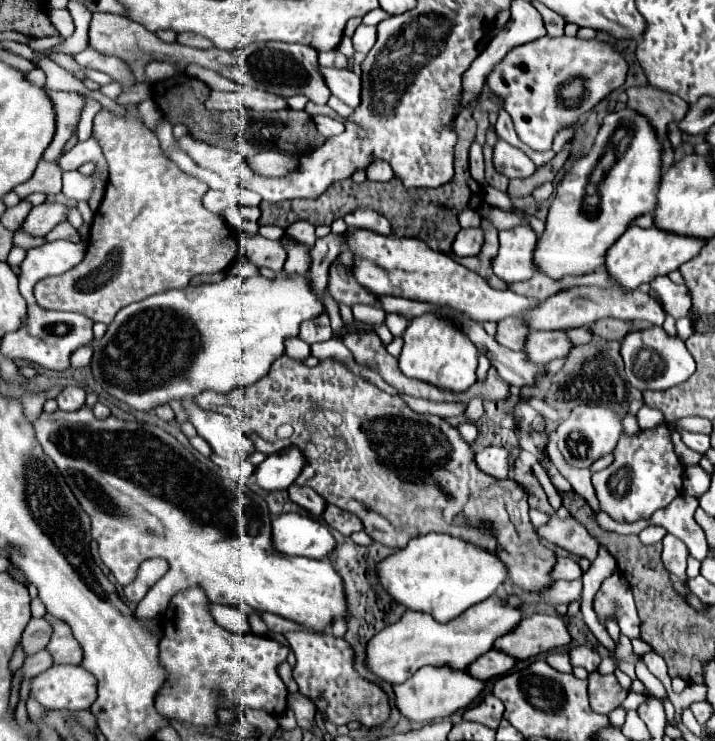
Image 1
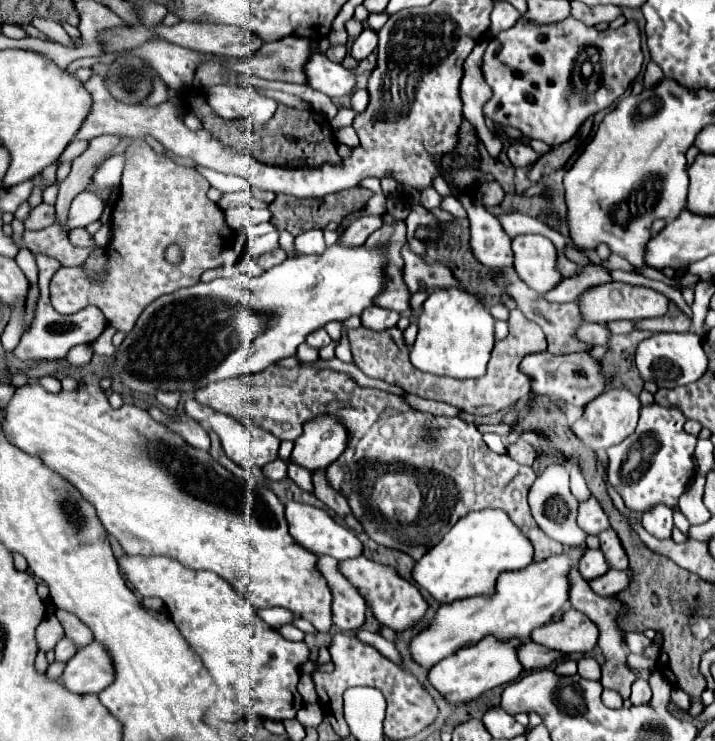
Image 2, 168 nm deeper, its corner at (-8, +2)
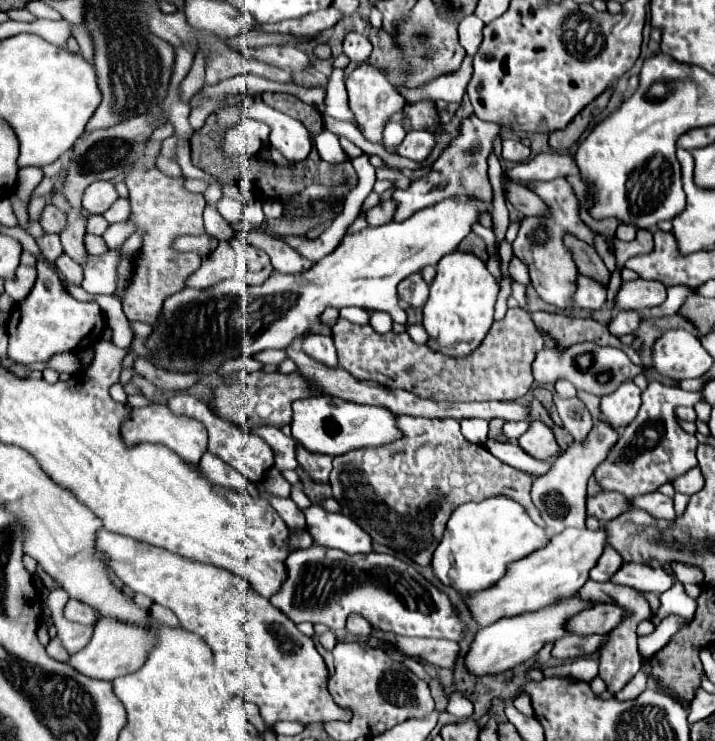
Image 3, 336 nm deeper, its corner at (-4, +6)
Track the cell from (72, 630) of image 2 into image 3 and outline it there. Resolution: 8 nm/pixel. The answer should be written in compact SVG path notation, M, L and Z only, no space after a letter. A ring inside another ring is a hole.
M77 600L67 602L65 618L71 622L97 622L97 614L91 612L91 608L87 604L81 604Z

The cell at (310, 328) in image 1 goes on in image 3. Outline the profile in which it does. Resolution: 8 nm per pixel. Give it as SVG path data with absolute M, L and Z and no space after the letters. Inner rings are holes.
M309 332L307 336L301 338L301 350L307 352L311 358L321 360L327 366L337 366L337 352L331 336Z

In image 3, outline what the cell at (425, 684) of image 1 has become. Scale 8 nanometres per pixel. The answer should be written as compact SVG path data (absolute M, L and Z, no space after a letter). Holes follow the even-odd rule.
M567 598L567 600L559 600L557 604L553 604L549 608L543 608L539 612L527 612L527 614L519 614L519 616L501 618L495 624L481 628L475 634L475 640L471 642L471 650L463 658L467 672L473 676L497 676L519 664L525 664L527 660L531 660L531 656L535 652L539 652L543 648L545 642L555 642L555 640L567 636L565 620L589 606L591 606L591 602L585 602L581 598Z

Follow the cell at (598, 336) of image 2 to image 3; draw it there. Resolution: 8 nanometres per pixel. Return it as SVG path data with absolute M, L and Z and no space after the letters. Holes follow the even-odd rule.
M615 312L607 328L611 328L613 336L623 336L635 332L639 322L641 322L641 312Z

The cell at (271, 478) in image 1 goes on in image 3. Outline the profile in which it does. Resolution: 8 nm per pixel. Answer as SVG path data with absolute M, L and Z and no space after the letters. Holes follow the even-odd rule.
M335 396L295 400L291 430L293 430L293 438L303 448L307 448L307 452L327 454L327 456L339 456L365 446L387 444L399 438L393 412L369 404L353 404Z

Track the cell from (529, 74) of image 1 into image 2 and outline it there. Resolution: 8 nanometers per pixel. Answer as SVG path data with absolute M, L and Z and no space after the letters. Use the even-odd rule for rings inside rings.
M573 16L555 24L535 24L527 18L519 18L513 28L495 34L485 50L481 72L491 86L493 96L485 102L483 112L495 124L517 126L527 138L557 146L571 140L589 116L611 106L637 78L641 64L641 34L635 20L615 30L597 30L595 26L585 26Z

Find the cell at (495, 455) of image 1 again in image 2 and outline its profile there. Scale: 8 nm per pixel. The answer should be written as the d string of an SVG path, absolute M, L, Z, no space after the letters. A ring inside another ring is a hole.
M517 440L515 444L507 444L507 452L513 460L517 460L519 464L525 464L525 466L531 466L535 462L535 458L539 456L539 452L523 440Z

